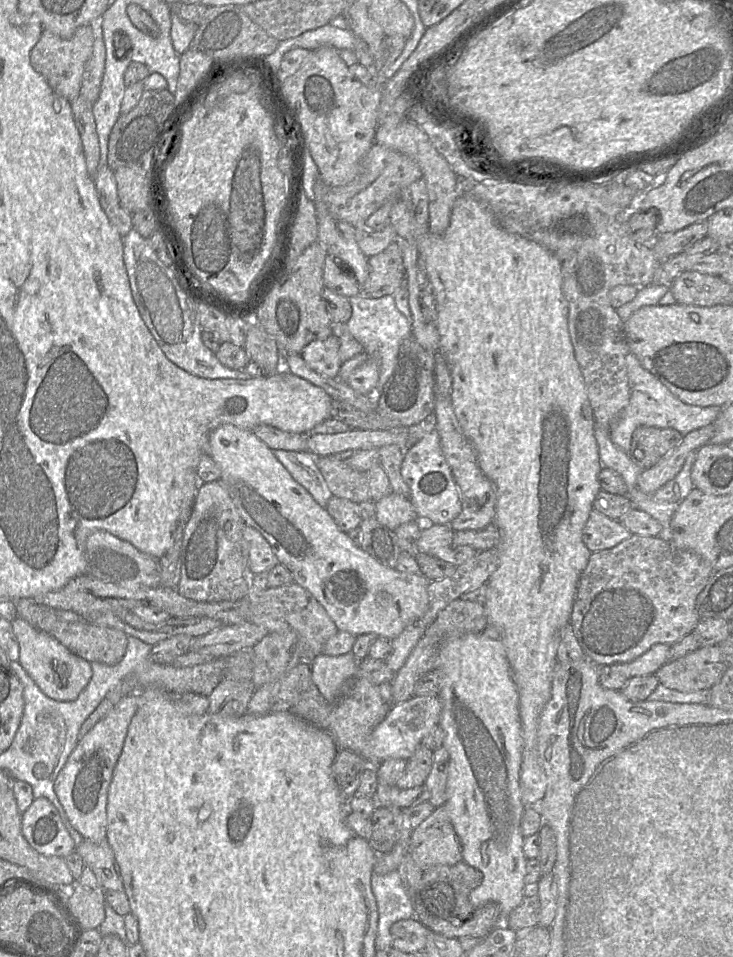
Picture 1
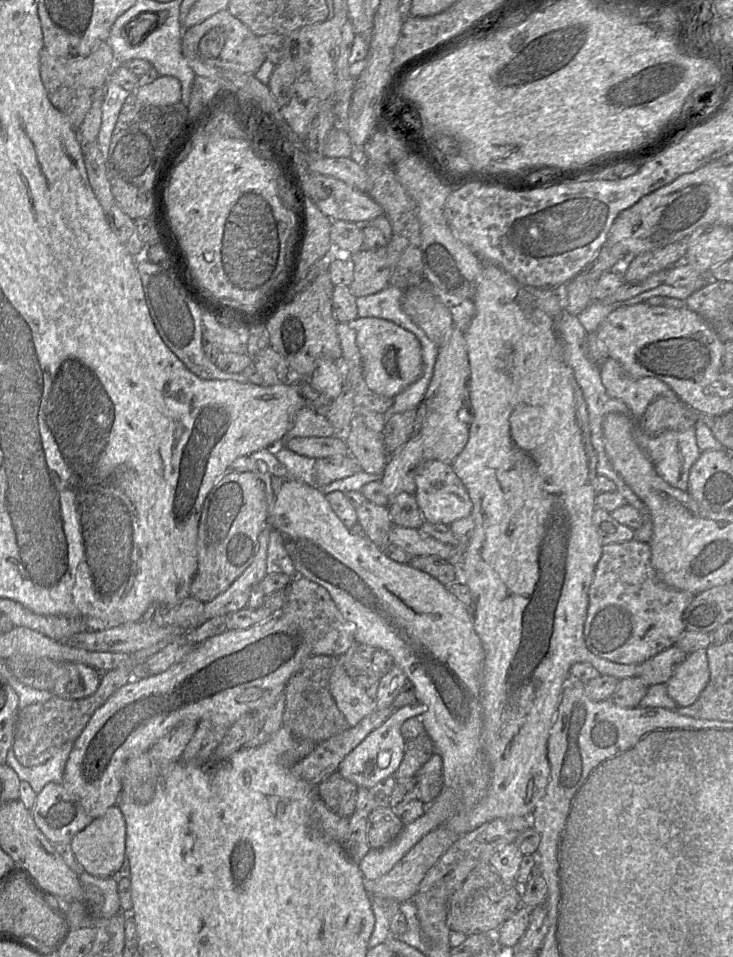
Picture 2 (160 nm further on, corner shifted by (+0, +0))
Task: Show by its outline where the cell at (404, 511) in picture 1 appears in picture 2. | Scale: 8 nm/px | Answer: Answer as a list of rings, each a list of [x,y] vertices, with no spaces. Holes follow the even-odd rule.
[[[453,325],[446,342],[439,347],[433,377],[423,401],[417,407],[413,436],[388,457],[381,479],[388,504],[402,492],[415,494],[415,472],[421,464],[436,460],[452,465],[464,449],[472,422],[469,378],[470,365],[464,333]]]

